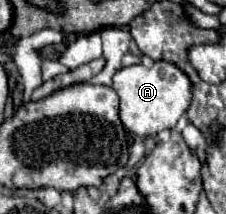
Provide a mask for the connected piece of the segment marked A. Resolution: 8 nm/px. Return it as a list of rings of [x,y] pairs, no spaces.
[[[164,60],[154,62],[152,68],[136,64],[118,70],[112,88],[120,96],[120,120],[124,128],[140,138],[156,136],[162,130],[174,128],[192,100],[192,84],[188,76],[180,68],[166,64]]]

